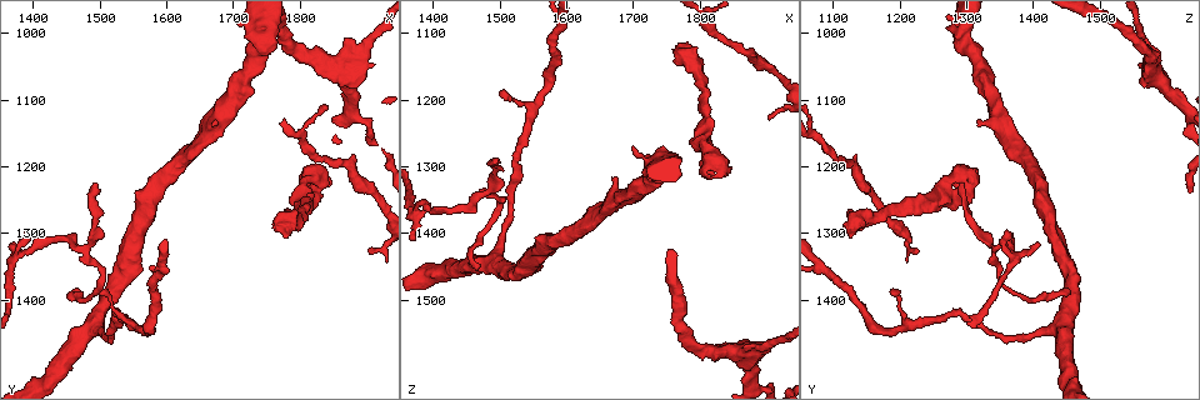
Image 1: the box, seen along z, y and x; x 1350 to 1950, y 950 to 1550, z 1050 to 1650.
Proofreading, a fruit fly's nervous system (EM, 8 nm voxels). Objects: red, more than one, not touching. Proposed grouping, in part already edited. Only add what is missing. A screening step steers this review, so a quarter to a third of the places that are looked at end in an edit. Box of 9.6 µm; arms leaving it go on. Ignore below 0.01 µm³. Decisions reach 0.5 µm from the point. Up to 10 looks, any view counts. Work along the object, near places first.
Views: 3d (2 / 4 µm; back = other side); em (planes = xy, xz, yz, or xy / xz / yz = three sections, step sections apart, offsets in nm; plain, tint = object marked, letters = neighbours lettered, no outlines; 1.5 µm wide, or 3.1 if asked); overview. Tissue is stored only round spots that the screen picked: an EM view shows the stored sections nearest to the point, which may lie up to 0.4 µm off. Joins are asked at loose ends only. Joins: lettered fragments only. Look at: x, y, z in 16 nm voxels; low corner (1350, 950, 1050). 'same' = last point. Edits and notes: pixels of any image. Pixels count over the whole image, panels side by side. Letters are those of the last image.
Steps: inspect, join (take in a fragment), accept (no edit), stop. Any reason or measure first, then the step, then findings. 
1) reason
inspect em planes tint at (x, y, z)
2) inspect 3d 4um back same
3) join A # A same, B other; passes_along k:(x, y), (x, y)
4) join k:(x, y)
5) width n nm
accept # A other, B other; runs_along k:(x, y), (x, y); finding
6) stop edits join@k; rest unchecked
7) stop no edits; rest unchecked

free end
inspect em planes letters at (1900, 1325, 1230)

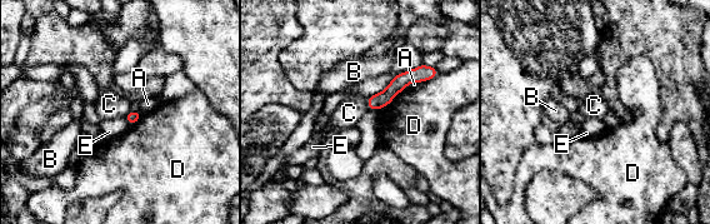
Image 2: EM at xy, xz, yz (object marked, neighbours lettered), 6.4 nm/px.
accept # A other, B other, C other, D other, E other; border 2:(366, 98), (368, 109); none of them fits

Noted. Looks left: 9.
free end
inspect em planes tint at (1495, 1220, 1295)

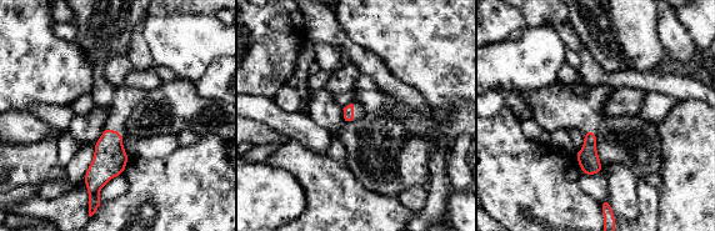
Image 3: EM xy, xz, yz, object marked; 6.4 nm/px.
inspect em planes letters same

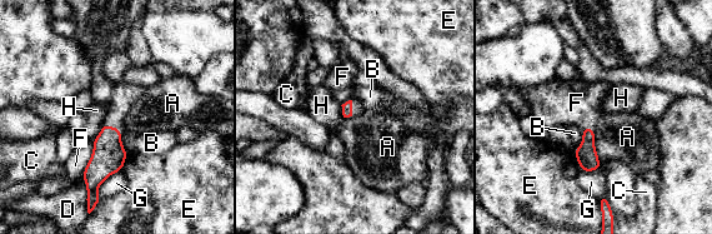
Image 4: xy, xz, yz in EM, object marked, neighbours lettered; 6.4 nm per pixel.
join F # A other, B other, C other, D other, E other, F same, G other, H other; passes_along 4:(109, 155), (90, 159), (75, 165); the cell continues

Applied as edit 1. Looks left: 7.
stop edits join@4; rest unchecked

